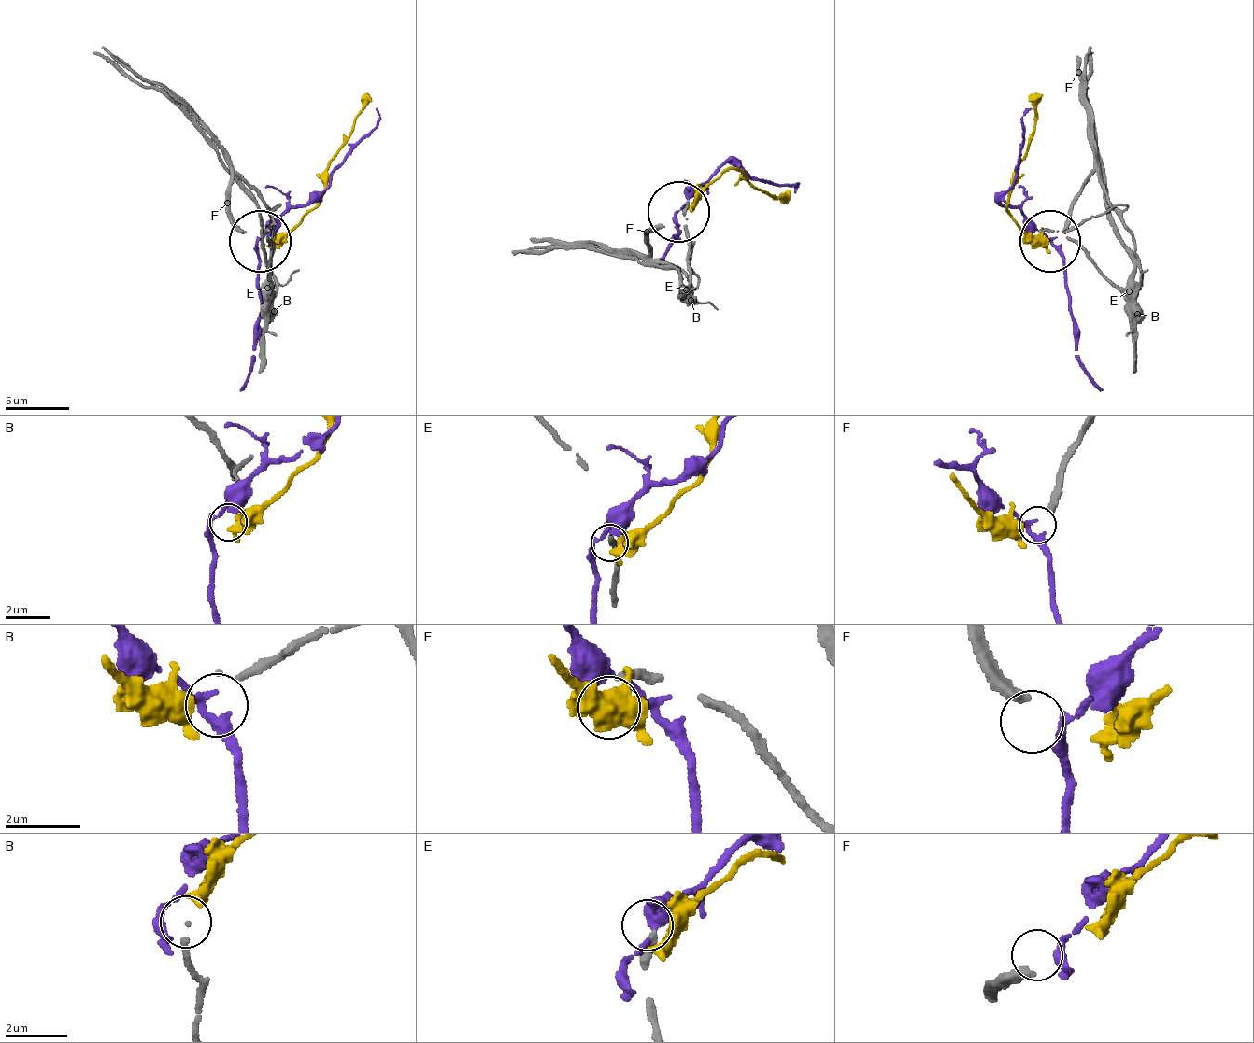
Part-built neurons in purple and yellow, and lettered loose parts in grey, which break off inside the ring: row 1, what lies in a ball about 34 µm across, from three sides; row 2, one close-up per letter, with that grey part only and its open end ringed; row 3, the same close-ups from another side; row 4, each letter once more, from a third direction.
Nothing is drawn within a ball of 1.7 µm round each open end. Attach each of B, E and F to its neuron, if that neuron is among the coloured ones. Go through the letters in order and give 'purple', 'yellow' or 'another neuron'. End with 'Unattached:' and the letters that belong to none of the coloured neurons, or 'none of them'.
B: yellow
E: another neuron
F: purple
Unattached: E

